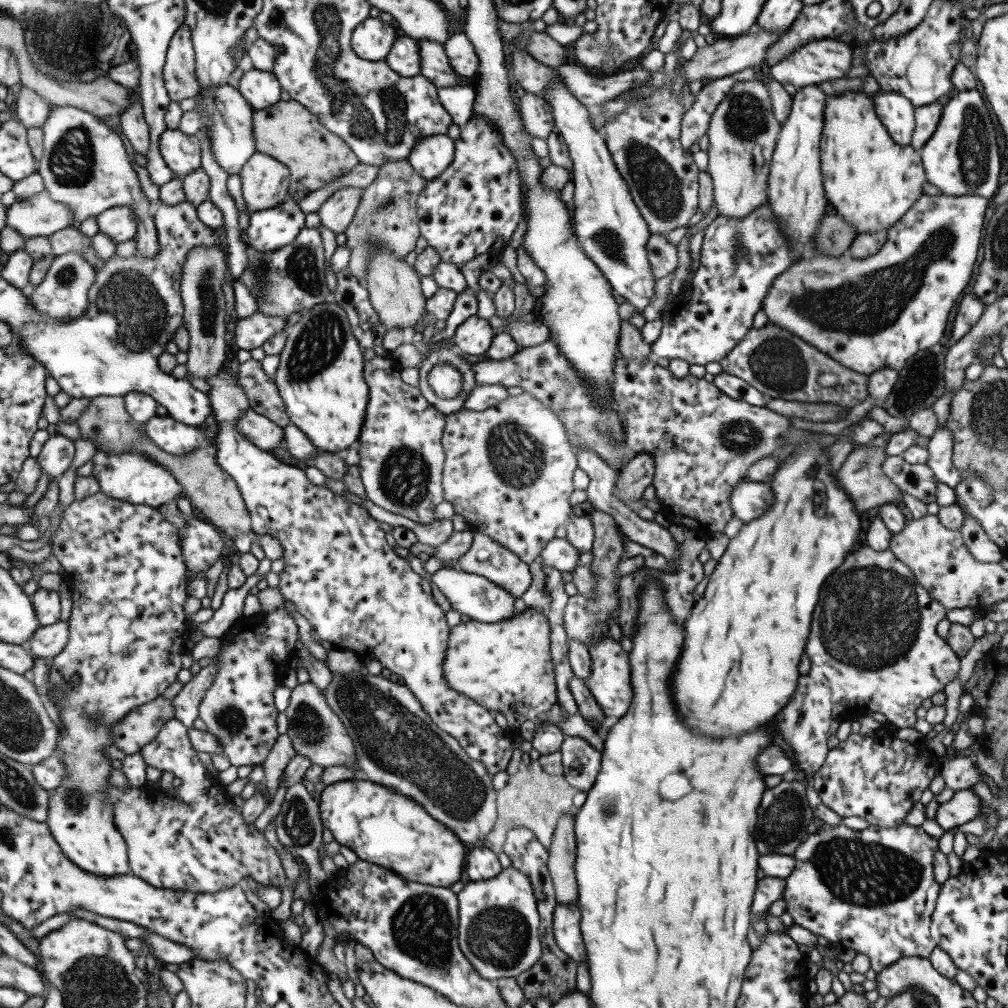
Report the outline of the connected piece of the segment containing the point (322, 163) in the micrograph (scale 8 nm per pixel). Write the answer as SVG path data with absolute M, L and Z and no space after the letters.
M277 101L271 106L255 110L251 119L251 133L254 149L266 154L287 167L288 194L294 201L323 188L334 178L347 174L357 166L358 158L342 138L331 134L297 101Z

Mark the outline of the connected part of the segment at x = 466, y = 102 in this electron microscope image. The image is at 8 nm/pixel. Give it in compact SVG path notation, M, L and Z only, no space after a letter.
M453 85L436 88L439 104L449 113L454 125L463 126L472 117L472 106L476 94L473 85Z

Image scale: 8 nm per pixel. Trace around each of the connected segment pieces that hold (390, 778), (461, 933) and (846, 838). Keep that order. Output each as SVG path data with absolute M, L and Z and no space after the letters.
M351 671L345 675L331 673L331 681L322 693L326 705L339 717L352 738L361 777L381 786L395 788L397 793L413 798L427 810L427 814L431 814L431 818L451 830L466 847L482 847L483 838L491 832L497 820L496 791L491 787L491 774L480 762L470 760L452 736L430 722L407 686L399 685L393 677Z
M508 867L489 880L465 881L456 899L458 948L481 978L493 982L498 978L514 977L539 960L539 915L533 889L525 874Z
M905 823L885 829L869 825L859 832L842 824L823 824L806 836L792 854L793 871L783 880L781 899L786 902L785 912L791 916L792 924L806 928L815 937L821 936L829 944L854 950L856 954L865 954L876 973L899 958L928 958L936 948L929 927L940 887L932 872L937 851L938 840L927 836L920 827Z

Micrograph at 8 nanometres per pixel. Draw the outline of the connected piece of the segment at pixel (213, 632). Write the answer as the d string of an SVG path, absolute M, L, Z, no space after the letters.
M253 573L251 576L246 576L241 587L228 589L223 594L221 606L213 612L209 620L195 626L191 624L191 633L193 630L198 630L203 637L223 637L235 624L235 621L242 616L245 596L262 577L264 576Z

